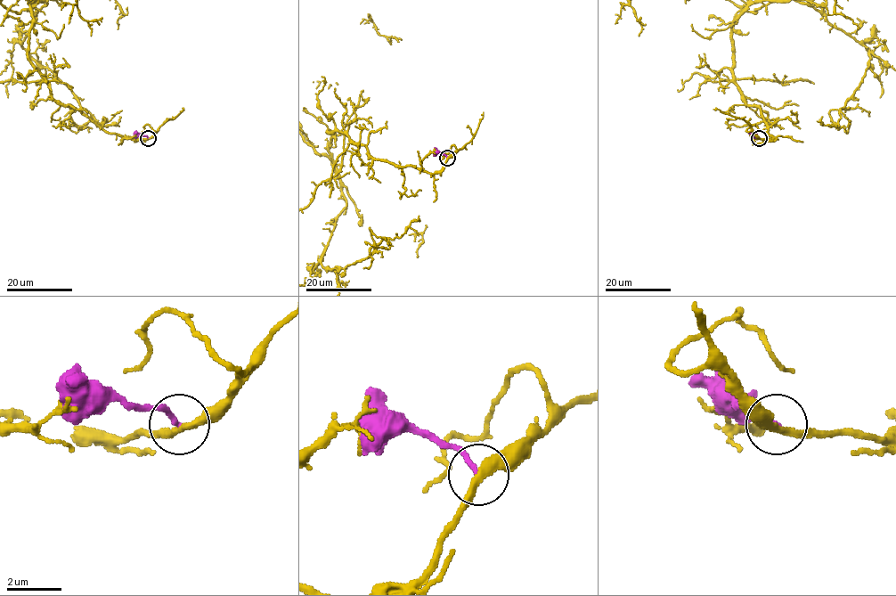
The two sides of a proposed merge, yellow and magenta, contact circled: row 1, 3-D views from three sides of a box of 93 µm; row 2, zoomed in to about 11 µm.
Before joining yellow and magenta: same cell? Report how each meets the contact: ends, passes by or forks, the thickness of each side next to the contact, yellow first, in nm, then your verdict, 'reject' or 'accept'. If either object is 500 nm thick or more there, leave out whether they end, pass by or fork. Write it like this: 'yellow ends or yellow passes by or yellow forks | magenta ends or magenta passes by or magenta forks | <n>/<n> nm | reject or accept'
yellow passes by | magenta ends | 280/200 nm | reject

